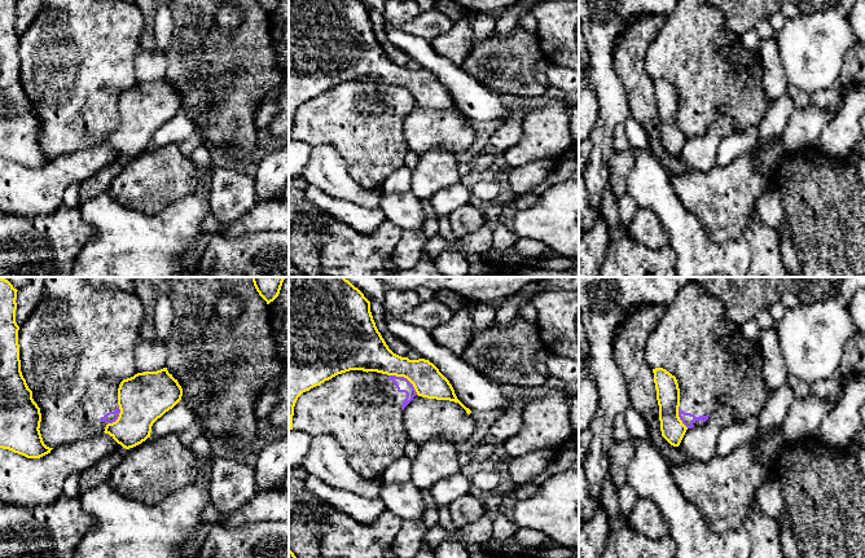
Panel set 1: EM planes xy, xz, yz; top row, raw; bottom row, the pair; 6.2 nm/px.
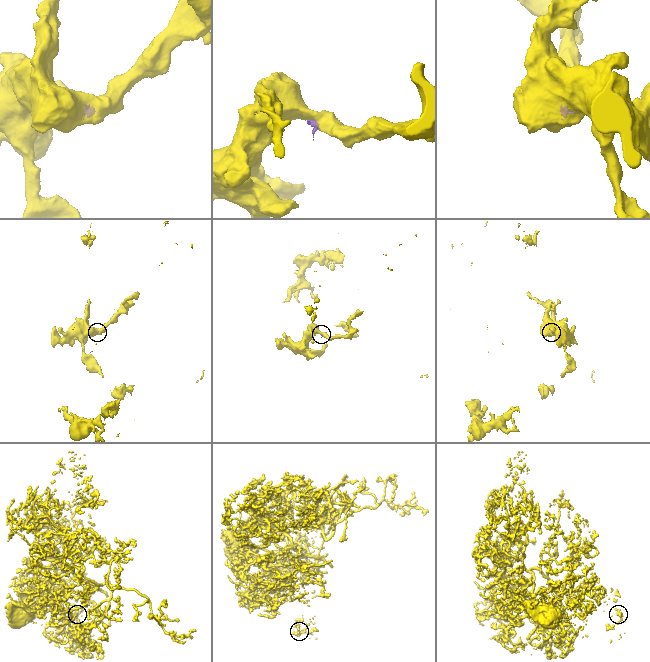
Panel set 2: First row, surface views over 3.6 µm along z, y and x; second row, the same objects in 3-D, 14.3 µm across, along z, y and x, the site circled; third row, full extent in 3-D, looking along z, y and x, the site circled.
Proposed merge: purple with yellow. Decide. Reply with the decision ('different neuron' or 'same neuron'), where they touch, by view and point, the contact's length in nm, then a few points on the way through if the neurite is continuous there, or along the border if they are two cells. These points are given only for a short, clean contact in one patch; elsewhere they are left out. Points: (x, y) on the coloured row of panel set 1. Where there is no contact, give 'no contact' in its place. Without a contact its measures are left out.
different neuron | xz (405, 378) | 220 nm | along xz (389, 374), (404, 377), (417, 394)

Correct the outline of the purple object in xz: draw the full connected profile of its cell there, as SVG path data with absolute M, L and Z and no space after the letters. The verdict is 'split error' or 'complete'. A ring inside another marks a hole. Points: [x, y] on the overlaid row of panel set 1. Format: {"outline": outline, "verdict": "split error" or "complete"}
{"outline": "M388 375L388 378L395 383L399 392L407 394L407 397L401 404L401 409L404 410L404 408L413 400L417 392L413 385L404 377Z", "verdict": "complete"}

